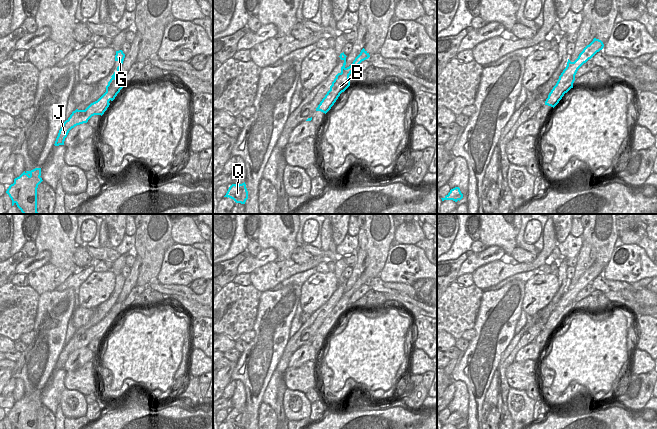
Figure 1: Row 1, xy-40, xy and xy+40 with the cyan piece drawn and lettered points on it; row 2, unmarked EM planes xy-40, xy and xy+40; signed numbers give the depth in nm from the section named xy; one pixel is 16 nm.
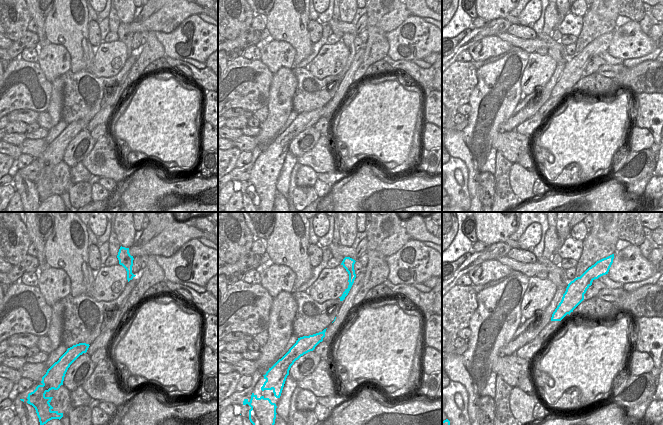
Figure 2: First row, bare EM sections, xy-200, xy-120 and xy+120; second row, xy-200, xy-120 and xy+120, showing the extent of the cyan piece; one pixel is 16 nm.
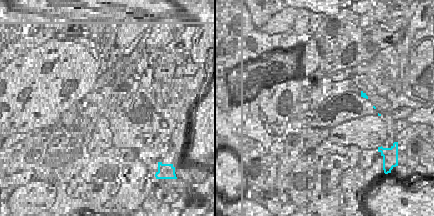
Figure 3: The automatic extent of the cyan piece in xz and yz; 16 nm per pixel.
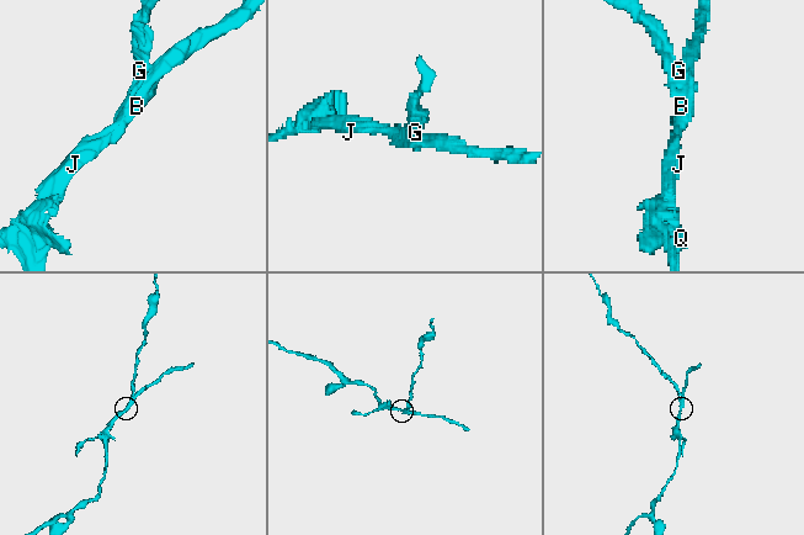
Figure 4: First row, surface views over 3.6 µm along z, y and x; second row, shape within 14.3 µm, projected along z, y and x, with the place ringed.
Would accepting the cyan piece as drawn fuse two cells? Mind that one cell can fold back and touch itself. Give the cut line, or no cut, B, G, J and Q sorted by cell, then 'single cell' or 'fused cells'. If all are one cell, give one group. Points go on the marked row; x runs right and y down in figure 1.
xy (345, 68), (330, 89) | B J Q / G | fused cells

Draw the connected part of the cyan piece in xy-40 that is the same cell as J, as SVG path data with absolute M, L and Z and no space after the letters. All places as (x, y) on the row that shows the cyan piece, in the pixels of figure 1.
M116 79L109 89L97 101L91 103L85 110L76 109L73 111L59 130L54 145L64 145L65 138L67 137L69 131L75 126L87 123L94 115L102 116L110 105L109 101L113 101L124 86L125 84L123 79Z

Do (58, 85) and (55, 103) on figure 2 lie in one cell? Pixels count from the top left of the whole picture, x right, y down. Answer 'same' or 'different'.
same

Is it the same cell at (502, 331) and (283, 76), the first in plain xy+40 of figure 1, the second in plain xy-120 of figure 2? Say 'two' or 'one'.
one

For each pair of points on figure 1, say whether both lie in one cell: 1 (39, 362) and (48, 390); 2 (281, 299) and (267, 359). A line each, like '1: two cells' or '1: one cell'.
1: two cells
2: one cell

